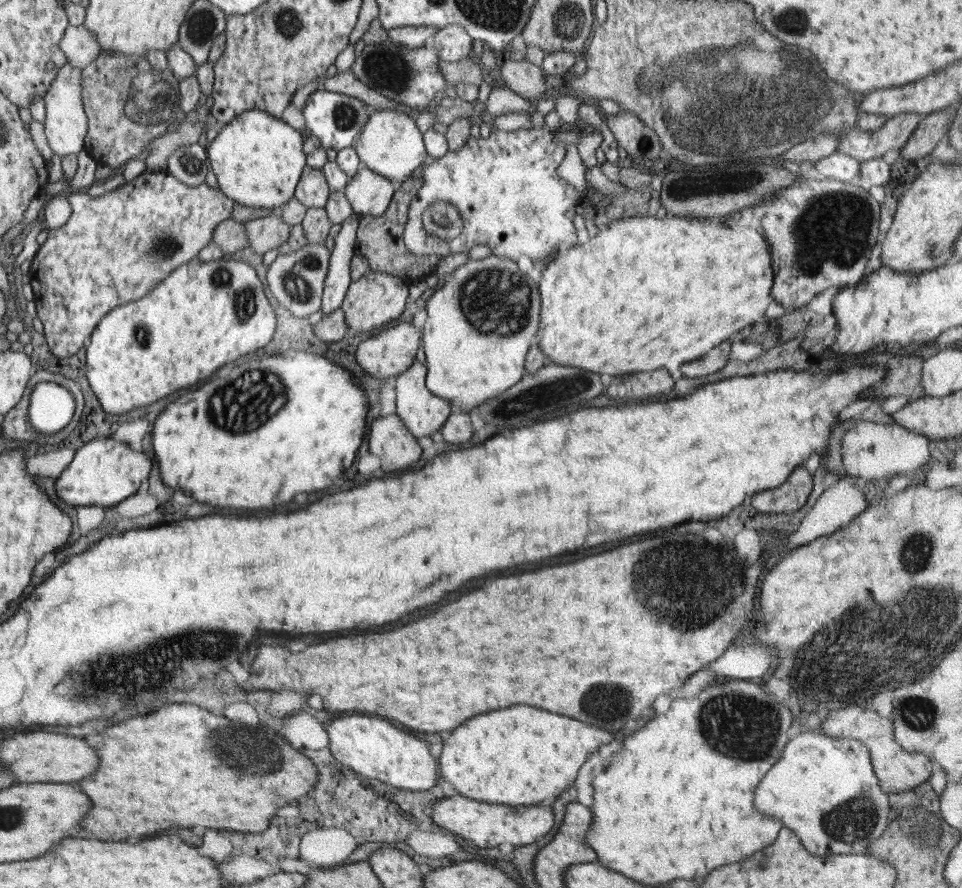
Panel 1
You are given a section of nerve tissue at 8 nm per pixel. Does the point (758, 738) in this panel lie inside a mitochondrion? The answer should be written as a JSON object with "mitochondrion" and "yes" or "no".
{"mitochondrion":"yes"}

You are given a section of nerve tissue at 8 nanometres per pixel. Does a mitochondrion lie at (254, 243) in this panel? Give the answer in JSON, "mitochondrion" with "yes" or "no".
{"mitochondrion":"no"}

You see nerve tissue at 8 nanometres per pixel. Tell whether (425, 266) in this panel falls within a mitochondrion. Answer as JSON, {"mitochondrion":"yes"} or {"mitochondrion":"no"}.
{"mitochondrion":"no"}

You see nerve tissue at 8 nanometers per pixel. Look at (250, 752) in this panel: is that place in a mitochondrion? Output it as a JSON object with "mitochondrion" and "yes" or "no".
{"mitochondrion":"yes"}

